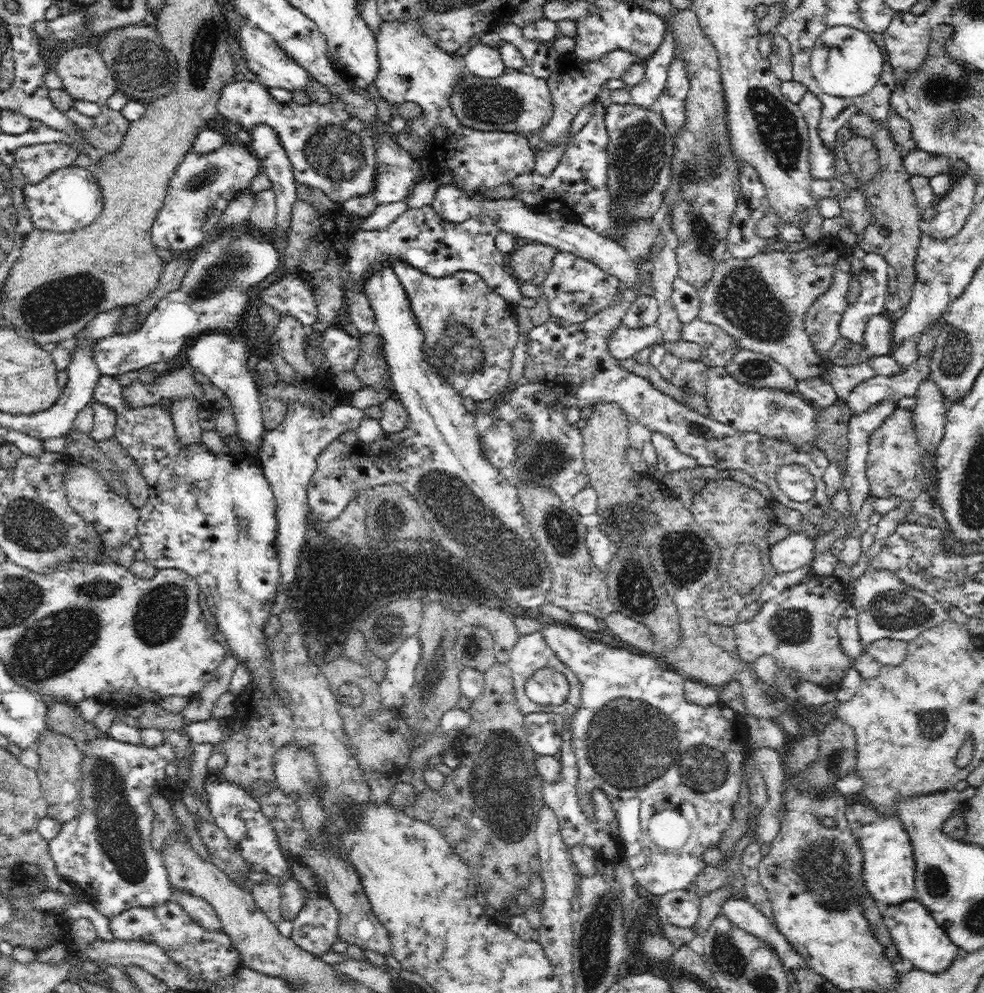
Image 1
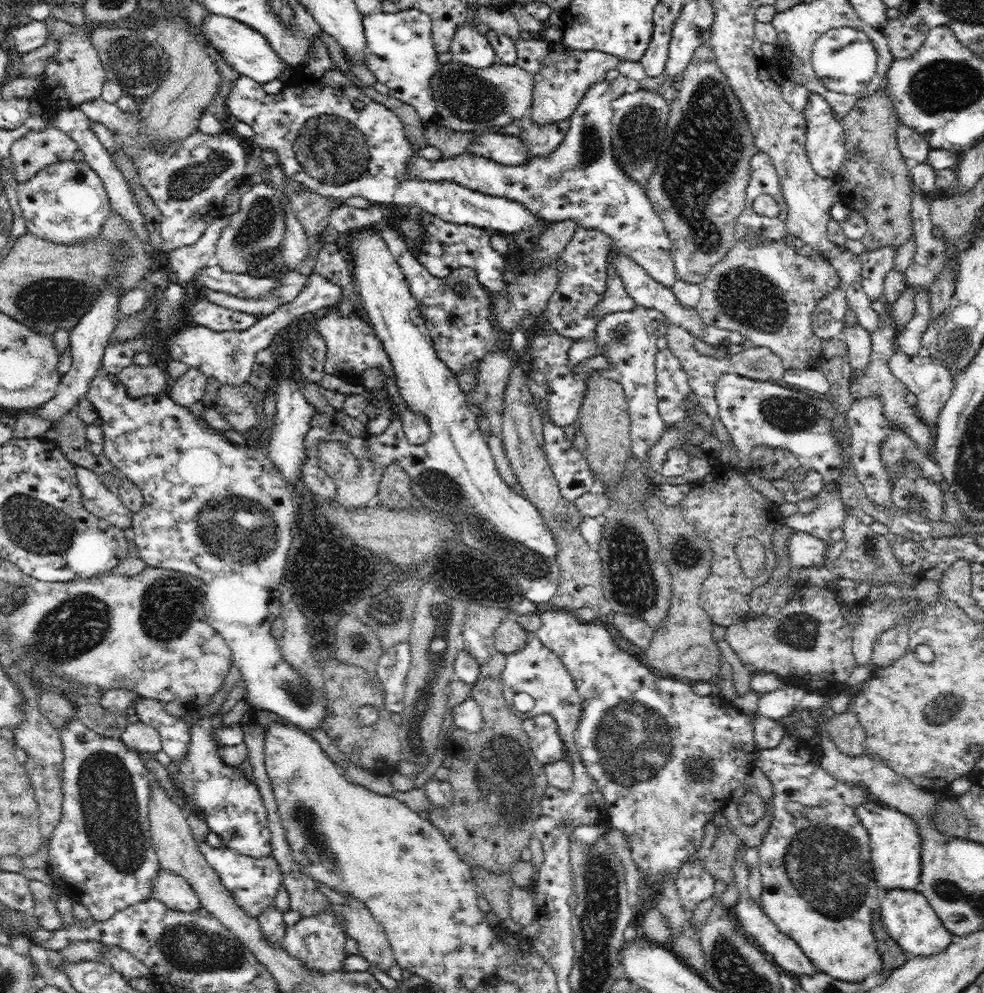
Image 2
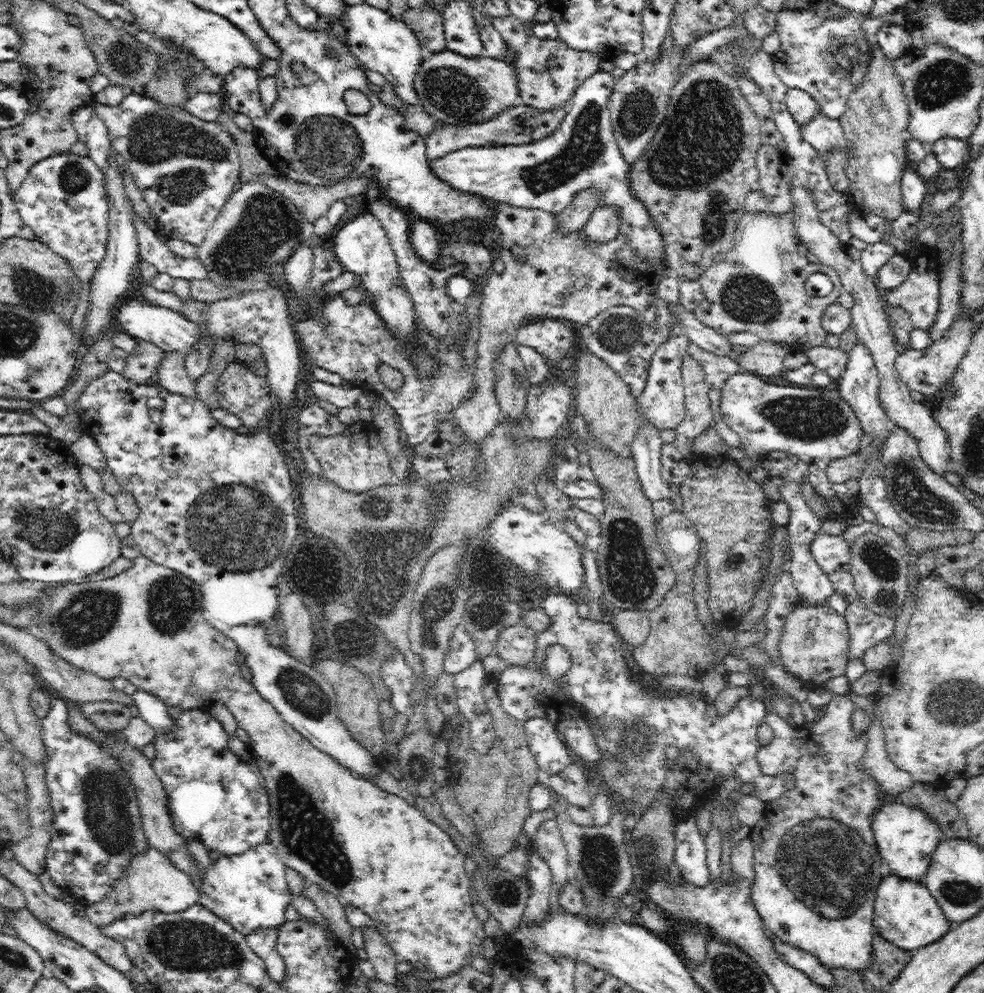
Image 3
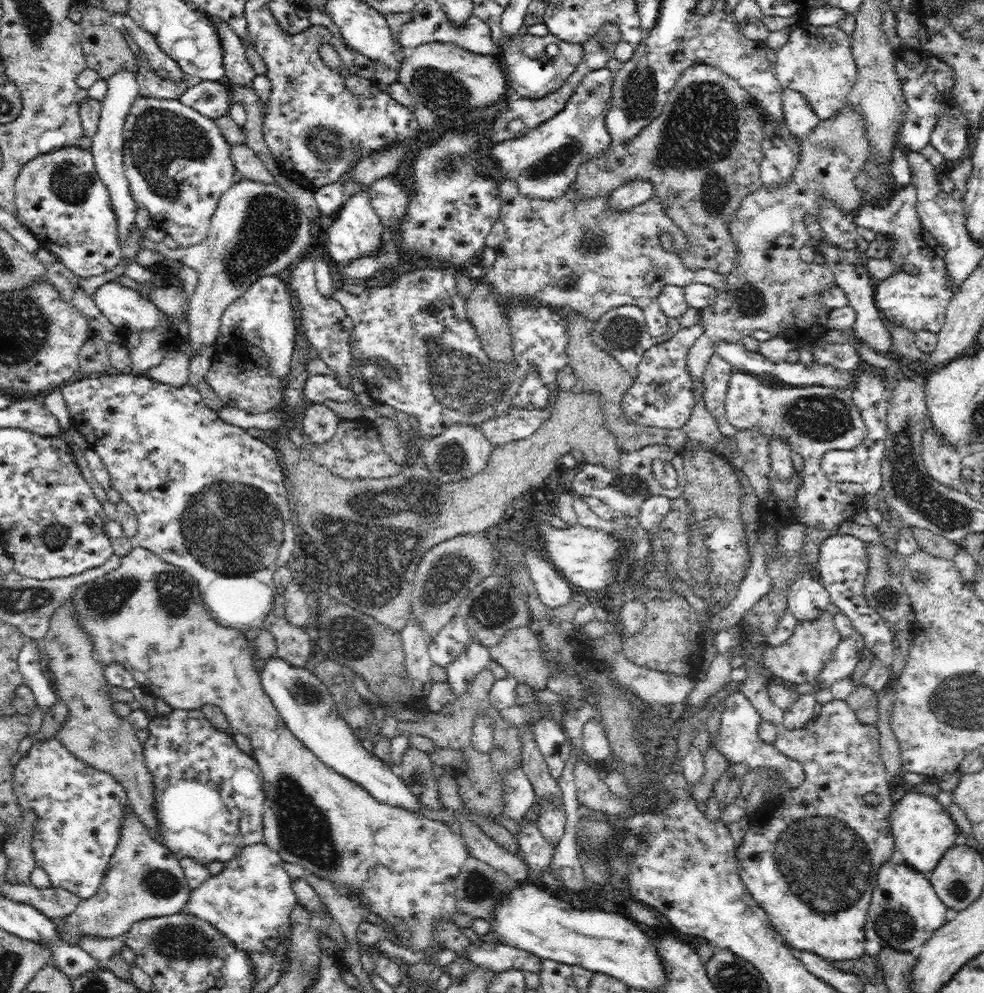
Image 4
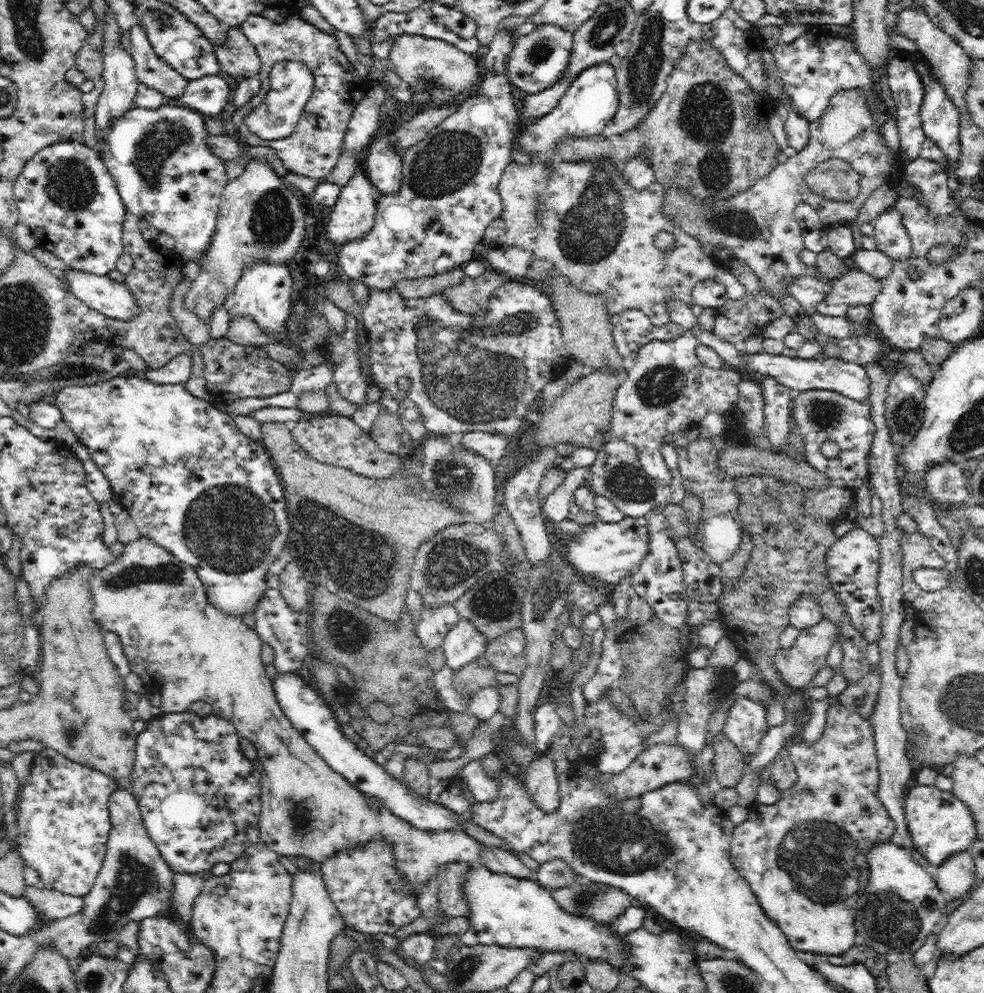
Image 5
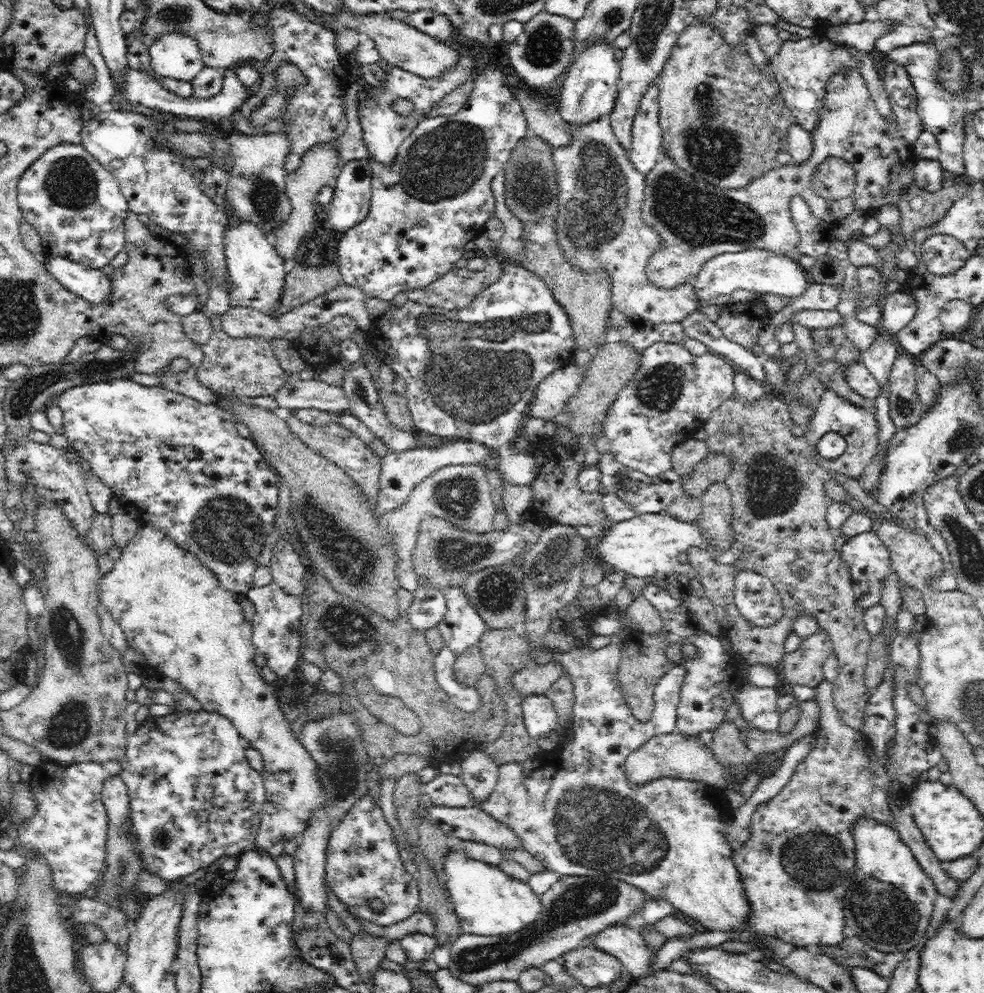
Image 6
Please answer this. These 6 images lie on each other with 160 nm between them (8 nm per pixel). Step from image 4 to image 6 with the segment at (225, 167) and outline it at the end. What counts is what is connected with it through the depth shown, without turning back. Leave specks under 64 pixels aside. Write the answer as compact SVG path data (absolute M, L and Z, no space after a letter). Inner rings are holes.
M111 110L100 112L99 115L84 122L80 130L80 140L84 148L92 155L101 166L108 170L119 183L122 194L126 197L129 204L129 210L138 214L147 214L149 220L158 224L160 228L168 232L179 232L188 239L187 246L184 248L185 255L187 248L189 250L199 250L205 258L207 268L209 268L209 278L211 278L211 290L205 304L205 314L208 317L220 316L228 312L231 307L230 283L228 267L226 266L226 255L224 255L224 236L228 225L228 215L224 207L216 205L204 191L198 187L201 181L201 170L192 170L186 166L186 157L170 151L170 149L160 149L156 143L152 143L152 136L156 128L160 126L166 132L175 132L174 123L164 116L152 118L142 113Z

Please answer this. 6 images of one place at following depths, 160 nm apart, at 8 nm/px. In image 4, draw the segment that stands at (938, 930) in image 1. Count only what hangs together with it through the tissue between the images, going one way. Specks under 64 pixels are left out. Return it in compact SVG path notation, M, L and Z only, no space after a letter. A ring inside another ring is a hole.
M887 861L877 870L877 884L864 926L865 952L878 954L881 948L895 951L918 952L920 947L934 936L936 930L947 924L948 908L936 894L929 878L906 862L892 864Z

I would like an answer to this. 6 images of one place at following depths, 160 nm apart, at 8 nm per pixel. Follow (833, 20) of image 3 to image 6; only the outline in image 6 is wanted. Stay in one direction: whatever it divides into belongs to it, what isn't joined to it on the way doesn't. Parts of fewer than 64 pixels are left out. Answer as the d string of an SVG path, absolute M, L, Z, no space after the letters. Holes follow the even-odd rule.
M826 34L813 35L803 40L792 37L769 60L786 106L796 117L796 123L811 131L819 121L824 105L826 82L841 70L858 70L858 61L852 58L845 46L833 44Z

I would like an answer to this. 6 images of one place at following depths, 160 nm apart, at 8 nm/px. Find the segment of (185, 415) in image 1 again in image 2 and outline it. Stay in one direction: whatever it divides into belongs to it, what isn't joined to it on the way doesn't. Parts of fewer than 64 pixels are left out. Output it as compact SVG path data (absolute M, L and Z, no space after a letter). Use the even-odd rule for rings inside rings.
M189 368L186 374L170 385L168 396L186 409L202 401L205 394L207 377L199 369Z

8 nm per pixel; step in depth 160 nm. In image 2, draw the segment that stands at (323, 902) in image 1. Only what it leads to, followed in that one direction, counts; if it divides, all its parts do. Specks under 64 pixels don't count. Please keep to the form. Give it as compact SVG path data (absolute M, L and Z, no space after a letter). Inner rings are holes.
M328 908L322 914L308 918L303 917L296 924L288 927L281 940L281 945L288 951L288 954L298 957L310 971L324 974L343 969L344 961L348 956L344 952L346 937L345 928L343 928L341 920L337 918L335 910Z

